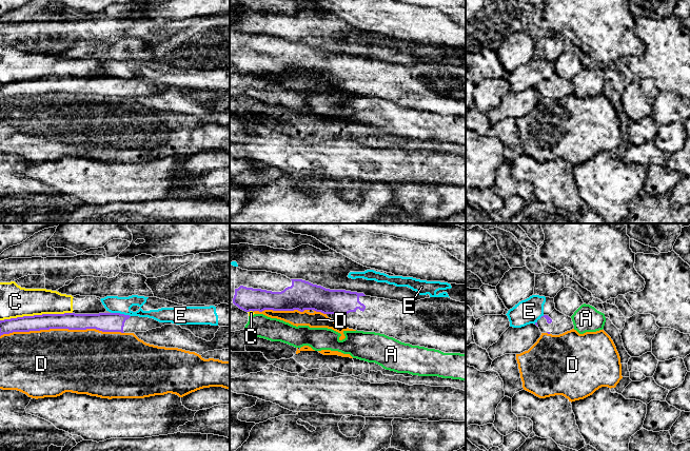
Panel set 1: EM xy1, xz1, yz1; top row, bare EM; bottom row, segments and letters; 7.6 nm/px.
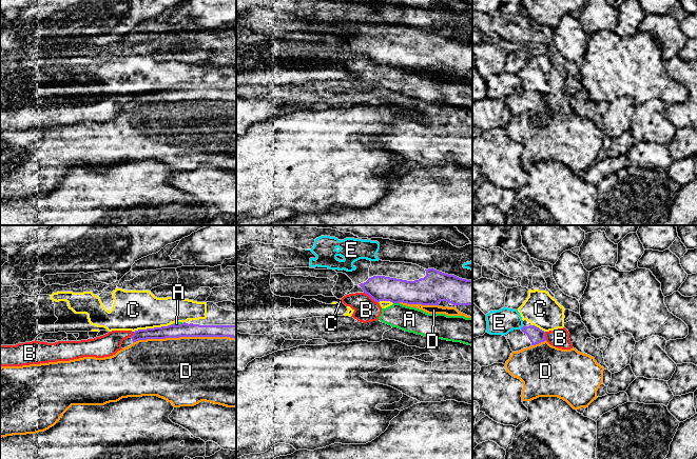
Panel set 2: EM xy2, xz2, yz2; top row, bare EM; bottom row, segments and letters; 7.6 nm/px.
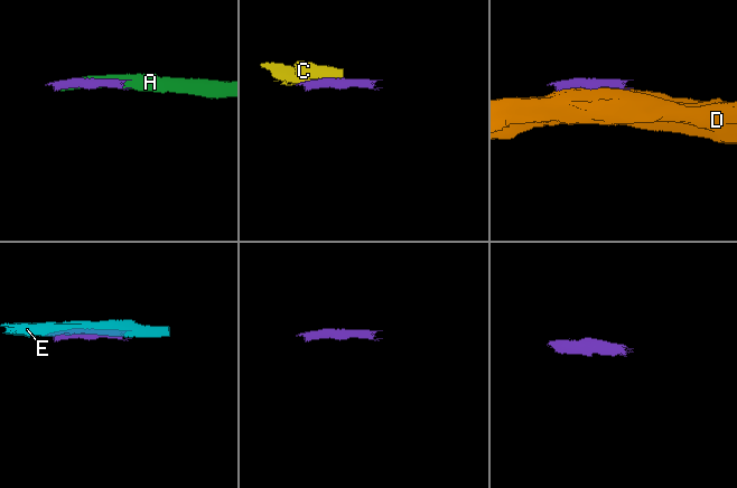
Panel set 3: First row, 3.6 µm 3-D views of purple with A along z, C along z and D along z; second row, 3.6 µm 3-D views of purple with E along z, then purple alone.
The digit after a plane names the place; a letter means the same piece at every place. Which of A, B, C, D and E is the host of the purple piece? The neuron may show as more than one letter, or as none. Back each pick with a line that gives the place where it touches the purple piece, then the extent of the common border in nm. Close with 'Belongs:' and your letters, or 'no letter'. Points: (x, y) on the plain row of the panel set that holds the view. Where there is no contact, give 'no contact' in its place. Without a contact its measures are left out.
Belongs: no letter

